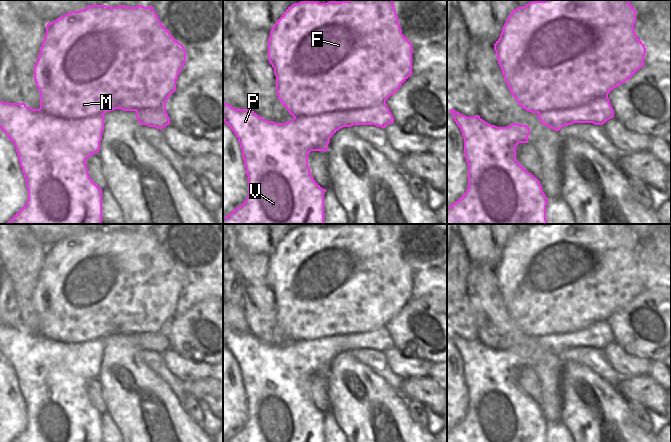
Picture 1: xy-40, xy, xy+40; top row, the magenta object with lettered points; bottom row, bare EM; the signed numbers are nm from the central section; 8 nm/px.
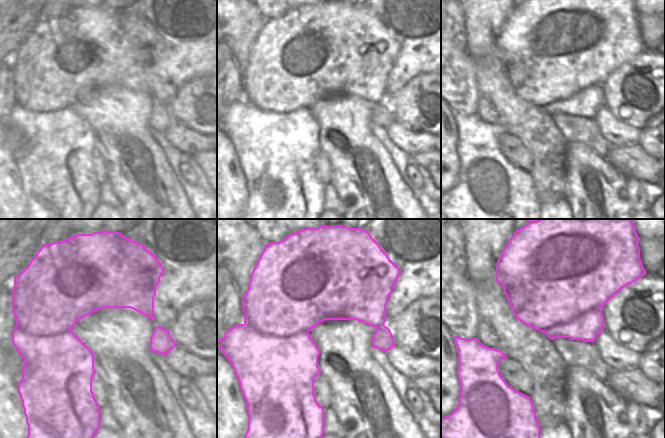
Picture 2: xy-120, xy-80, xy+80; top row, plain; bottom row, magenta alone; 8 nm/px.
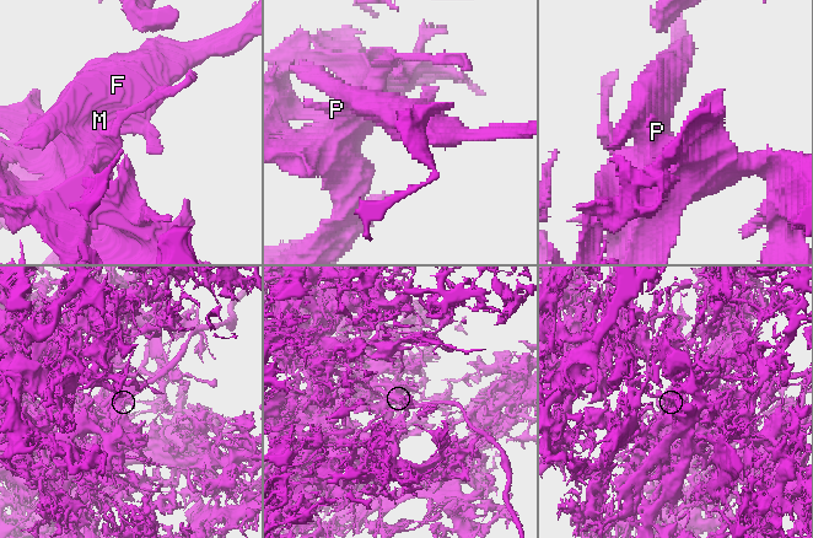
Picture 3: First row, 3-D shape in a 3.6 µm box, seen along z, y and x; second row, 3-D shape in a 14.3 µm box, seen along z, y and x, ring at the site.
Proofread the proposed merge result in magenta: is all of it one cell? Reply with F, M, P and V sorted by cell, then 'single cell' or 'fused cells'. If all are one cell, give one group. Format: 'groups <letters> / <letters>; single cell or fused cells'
groups F M / P V; fused cells

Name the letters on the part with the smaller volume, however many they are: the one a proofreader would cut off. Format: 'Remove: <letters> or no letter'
Remove: F, M

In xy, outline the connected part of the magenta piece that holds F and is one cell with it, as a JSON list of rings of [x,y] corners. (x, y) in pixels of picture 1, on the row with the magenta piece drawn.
[[[302,0],[286,9],[268,38],[268,60],[276,76],[276,92],[293,117],[367,109],[386,103],[412,75],[412,52],[412,44],[402,34],[393,0],[331,0],[327,3]]]

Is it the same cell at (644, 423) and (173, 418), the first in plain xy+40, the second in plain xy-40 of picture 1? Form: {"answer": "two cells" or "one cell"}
{"answer": "two cells"}

